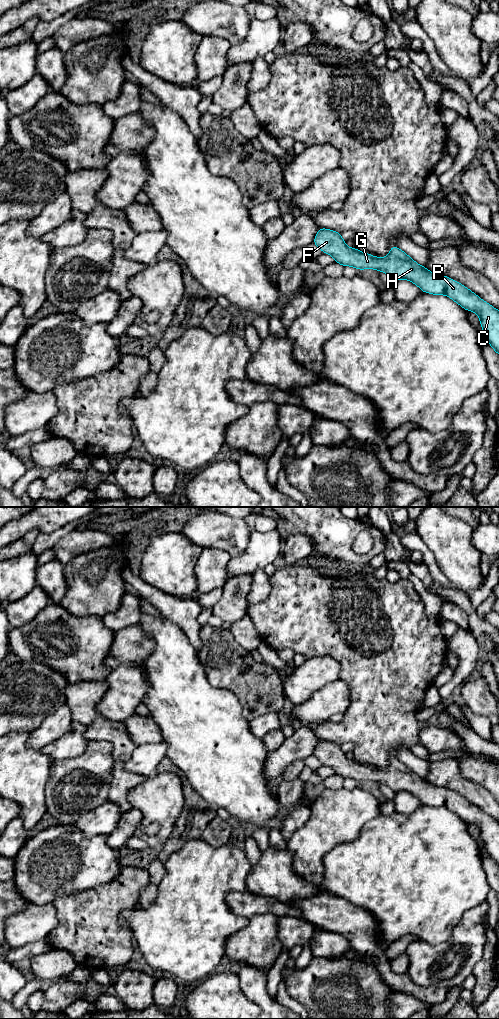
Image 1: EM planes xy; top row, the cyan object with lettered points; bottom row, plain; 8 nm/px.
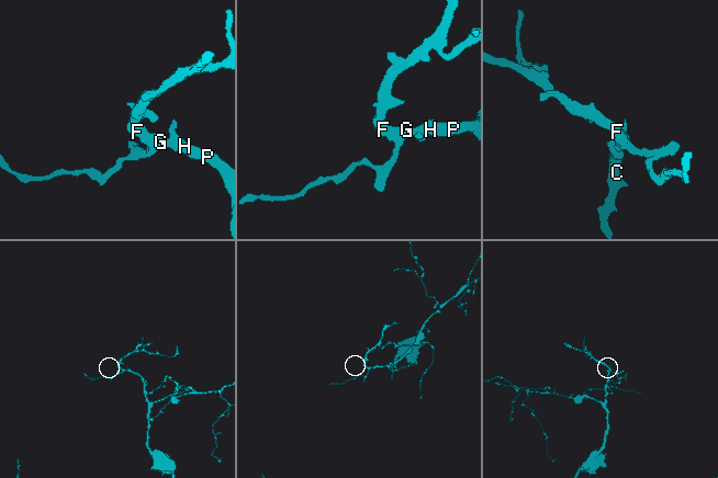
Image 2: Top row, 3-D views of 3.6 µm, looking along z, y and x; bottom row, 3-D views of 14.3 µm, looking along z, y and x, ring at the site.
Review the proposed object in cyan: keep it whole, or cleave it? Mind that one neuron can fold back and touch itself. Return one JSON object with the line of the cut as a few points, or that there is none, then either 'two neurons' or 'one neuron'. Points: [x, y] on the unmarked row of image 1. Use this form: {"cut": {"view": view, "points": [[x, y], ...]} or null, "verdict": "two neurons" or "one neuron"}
{"cut": null, "verdict": "one neuron"}

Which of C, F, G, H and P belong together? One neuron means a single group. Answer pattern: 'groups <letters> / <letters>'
groups C F G H P

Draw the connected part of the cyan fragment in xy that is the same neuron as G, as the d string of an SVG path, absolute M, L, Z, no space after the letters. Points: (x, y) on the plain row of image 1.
M326 740L318 742L313 755L343 779L352 778L358 782L375 781L395 792L406 791L417 797L422 804L446 807L466 823L475 824L480 831L487 854L499 868L499 822L464 797L447 788L430 784L397 758L391 759L387 769L372 768L355 759L347 759L340 745Z

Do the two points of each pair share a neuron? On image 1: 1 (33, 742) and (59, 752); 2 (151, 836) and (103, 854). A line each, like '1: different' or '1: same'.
1: different
2: different

